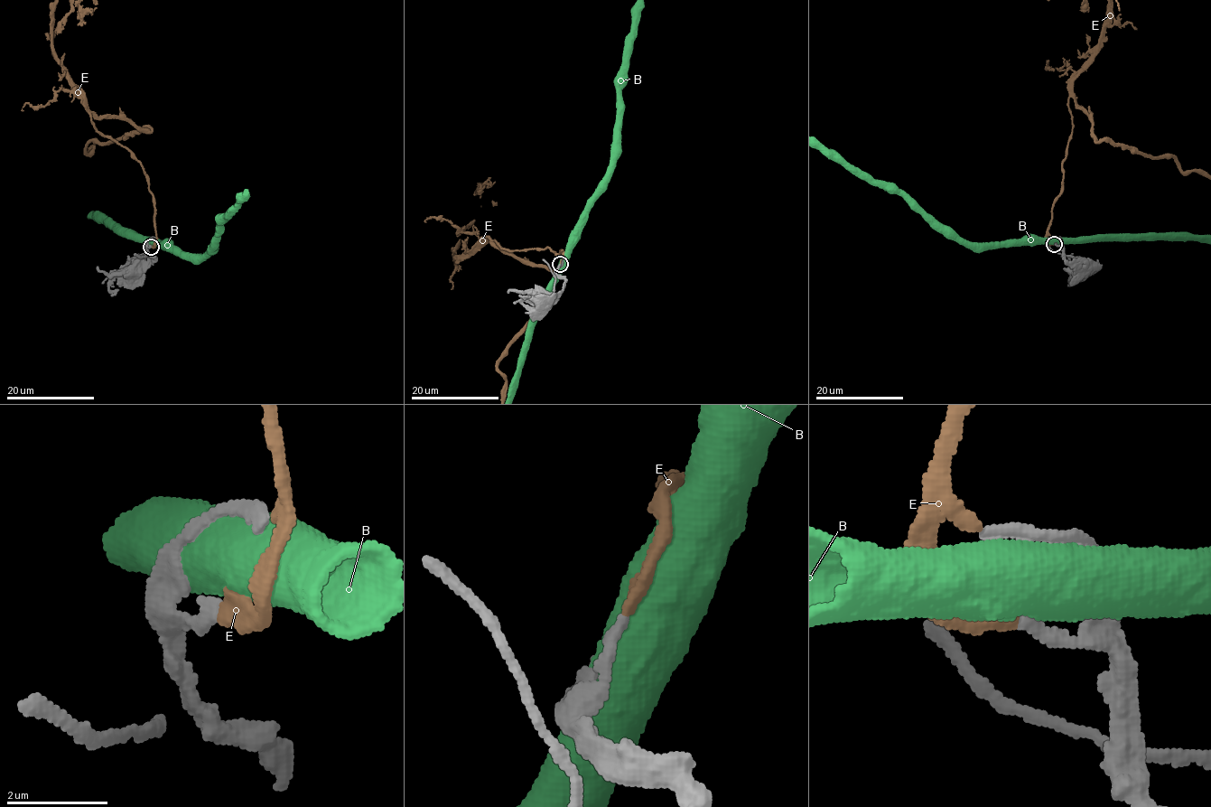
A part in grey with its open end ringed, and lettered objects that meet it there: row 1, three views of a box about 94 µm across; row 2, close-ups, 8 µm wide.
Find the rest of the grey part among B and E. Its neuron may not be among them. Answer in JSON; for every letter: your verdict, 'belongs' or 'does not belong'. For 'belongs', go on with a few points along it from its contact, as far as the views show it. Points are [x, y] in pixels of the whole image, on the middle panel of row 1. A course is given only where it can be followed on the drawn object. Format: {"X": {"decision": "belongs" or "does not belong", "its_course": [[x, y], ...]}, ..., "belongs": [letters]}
{"B": {"decision": "does not belong"}, "E": {"decision": "belongs"}, "belongs": ["E"]}

